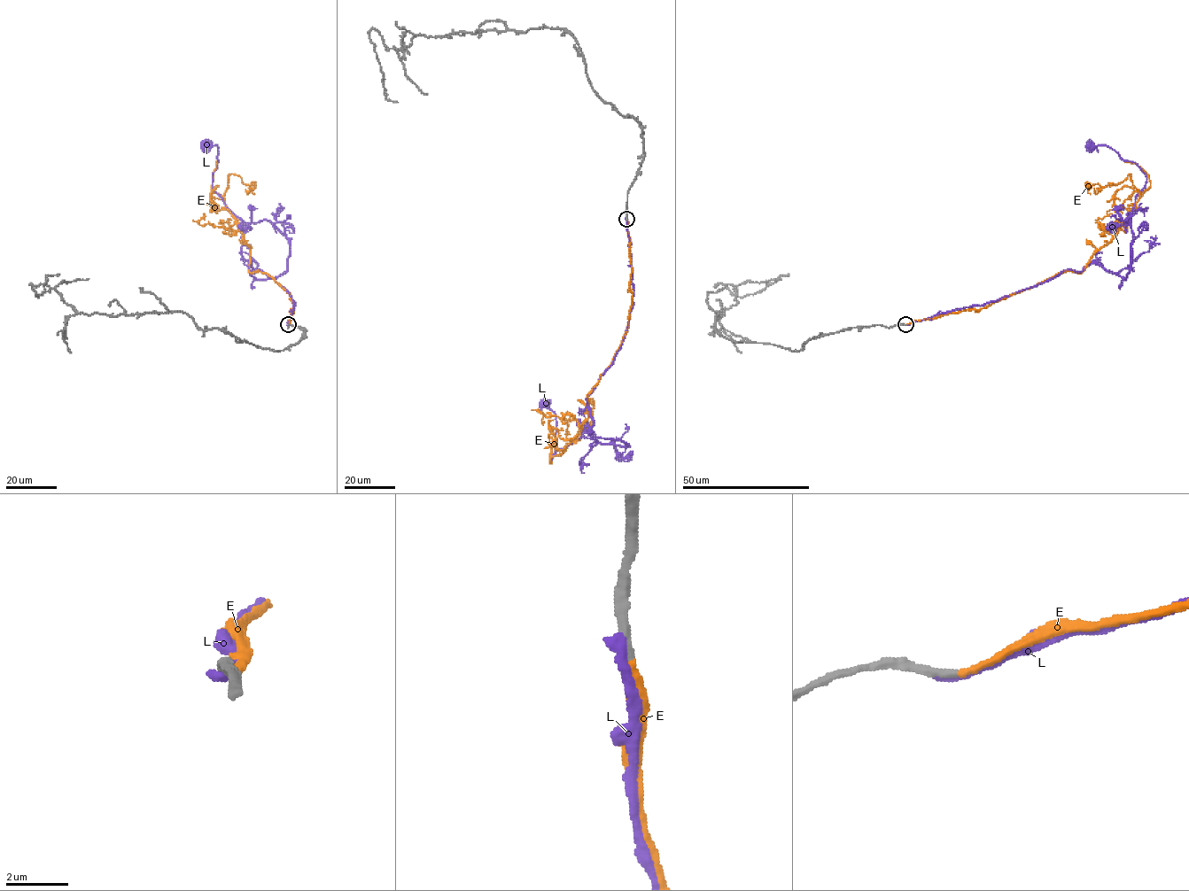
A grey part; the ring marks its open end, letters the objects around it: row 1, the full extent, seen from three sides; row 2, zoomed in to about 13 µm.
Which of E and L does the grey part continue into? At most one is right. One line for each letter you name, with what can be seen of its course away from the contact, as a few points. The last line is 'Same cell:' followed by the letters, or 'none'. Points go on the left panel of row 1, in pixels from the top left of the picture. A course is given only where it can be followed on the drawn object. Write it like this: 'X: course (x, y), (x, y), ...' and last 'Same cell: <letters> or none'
E: course (289, 324), (291, 296), (272, 277), (250, 272), (250, 246), (223, 197), (230, 174), (255, 182), (249, 185)
Same cell: E

